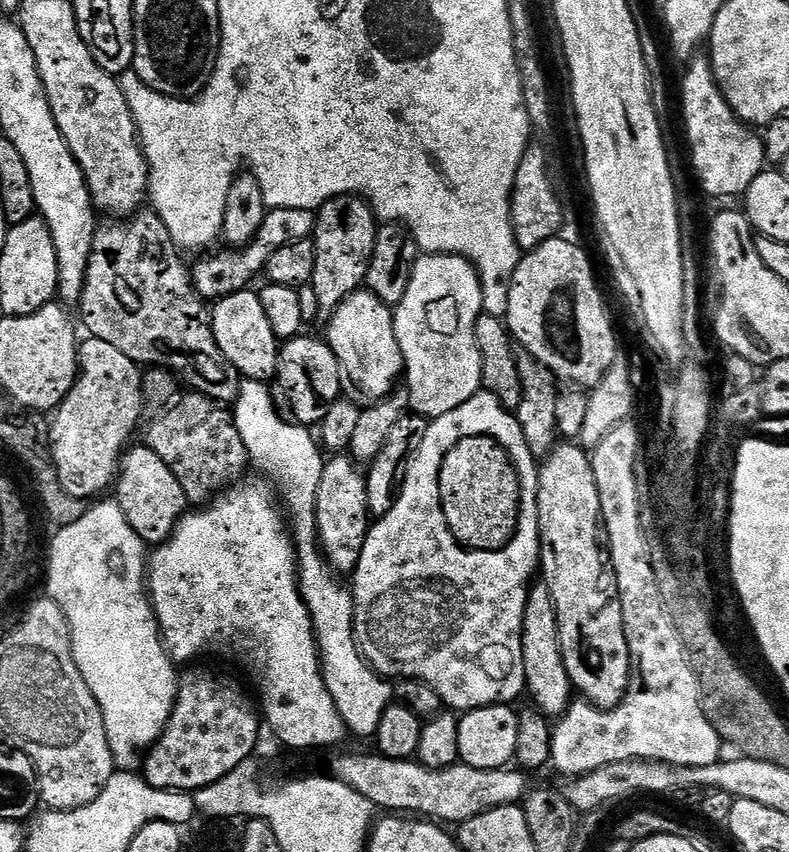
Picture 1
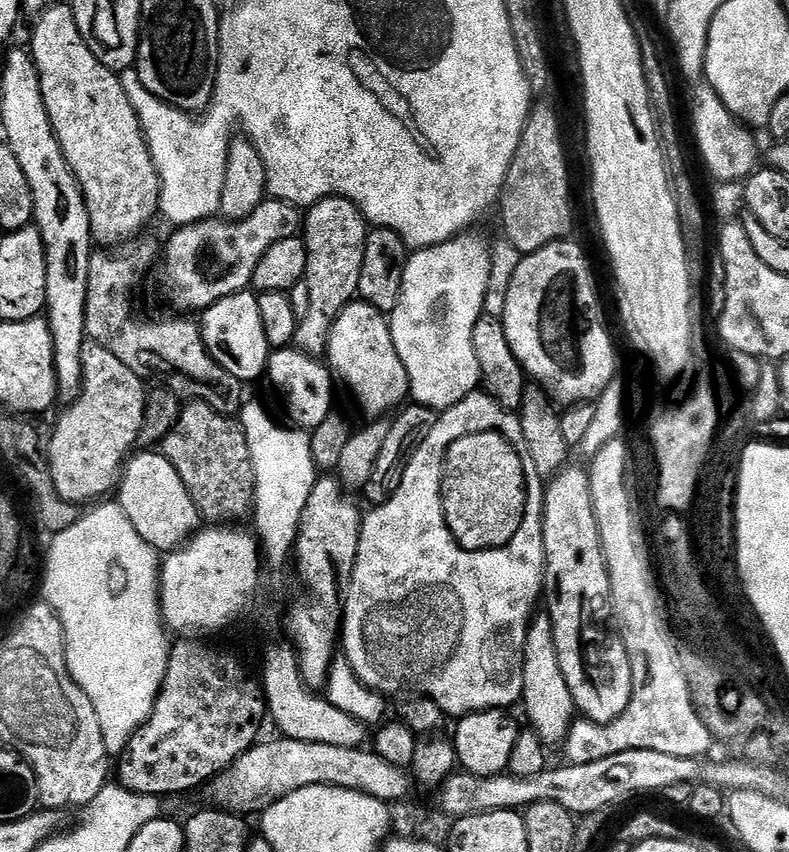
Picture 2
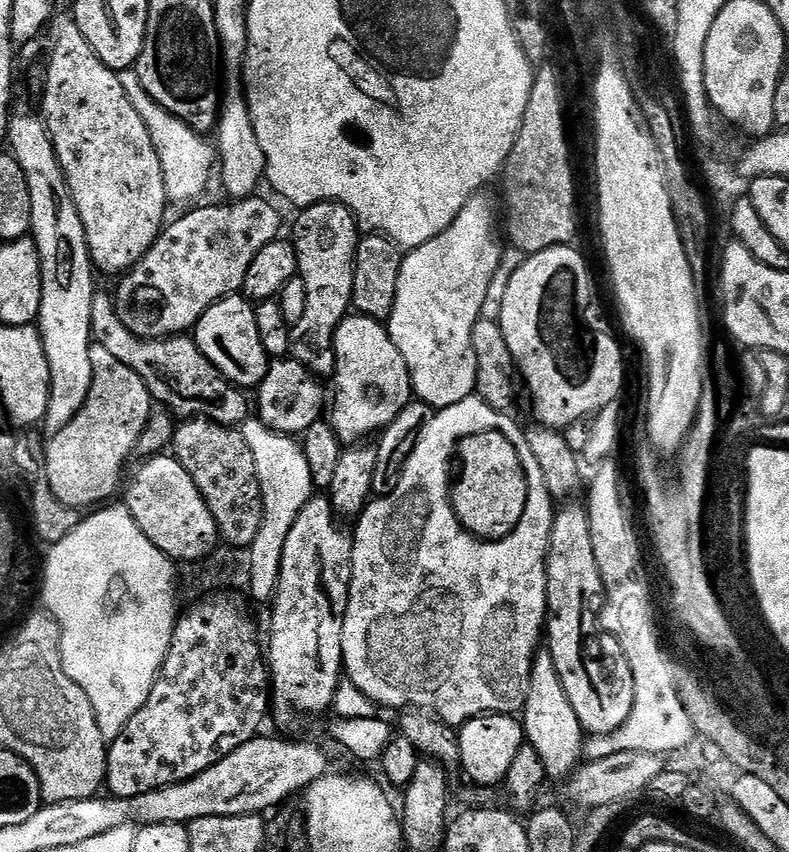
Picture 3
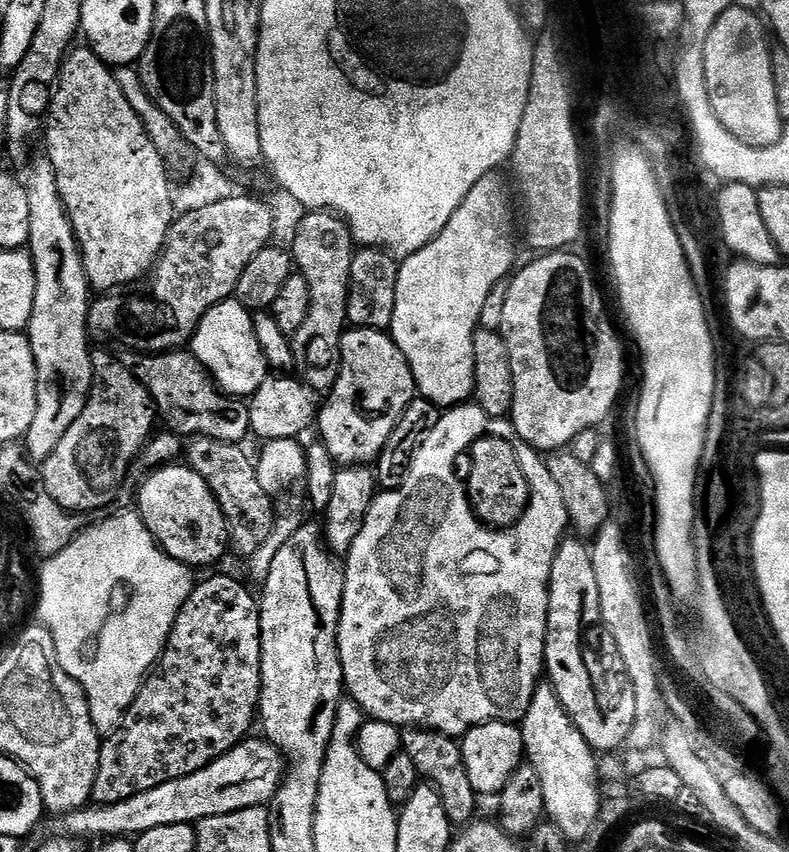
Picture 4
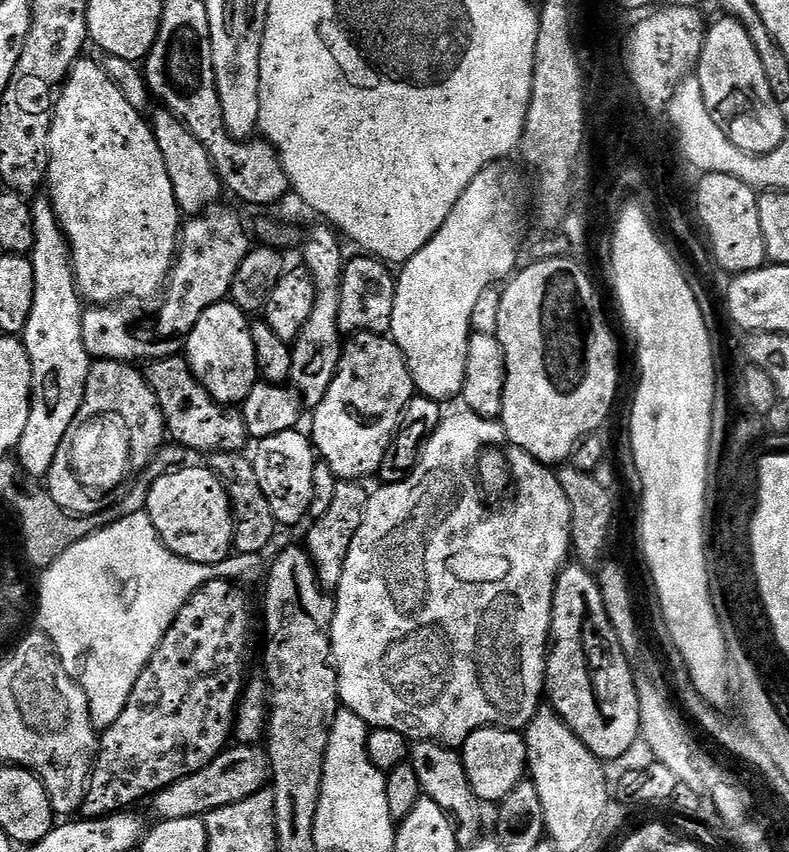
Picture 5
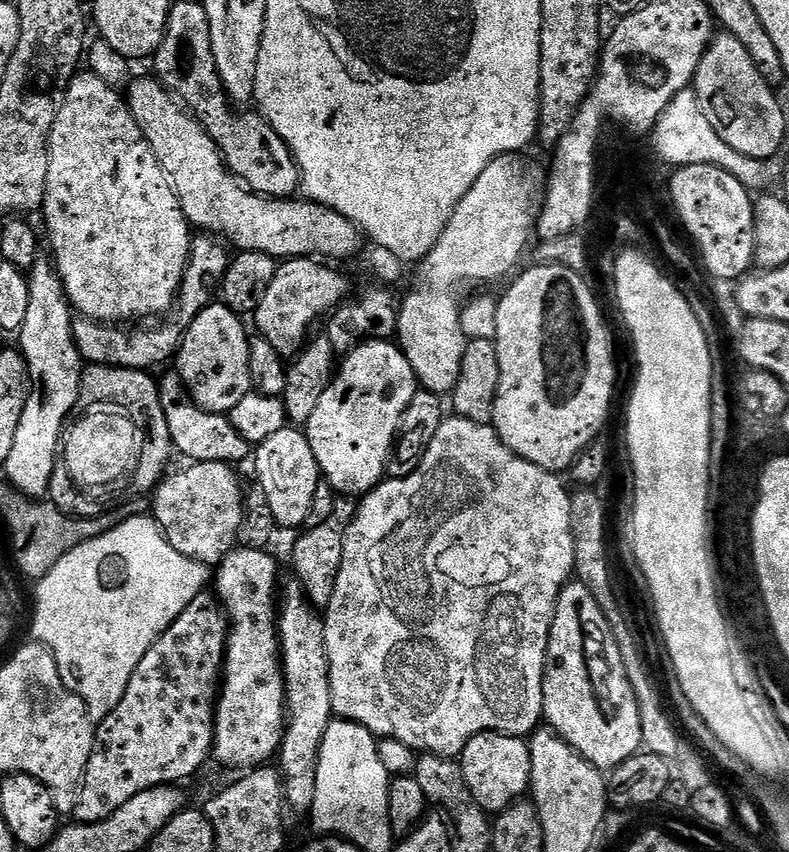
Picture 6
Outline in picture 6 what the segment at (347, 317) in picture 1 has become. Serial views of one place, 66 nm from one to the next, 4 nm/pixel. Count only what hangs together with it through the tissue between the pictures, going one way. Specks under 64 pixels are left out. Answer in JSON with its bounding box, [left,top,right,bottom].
[306,340,418,498]

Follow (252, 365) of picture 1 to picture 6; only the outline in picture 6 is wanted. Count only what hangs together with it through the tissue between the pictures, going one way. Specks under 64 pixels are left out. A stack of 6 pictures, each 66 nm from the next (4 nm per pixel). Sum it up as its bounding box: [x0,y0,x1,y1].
[174,302,253,414]

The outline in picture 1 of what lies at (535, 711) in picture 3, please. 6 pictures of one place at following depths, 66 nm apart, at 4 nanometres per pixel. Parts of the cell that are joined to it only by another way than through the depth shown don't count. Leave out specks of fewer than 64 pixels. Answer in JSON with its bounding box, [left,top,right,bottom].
[522,582,574,718]

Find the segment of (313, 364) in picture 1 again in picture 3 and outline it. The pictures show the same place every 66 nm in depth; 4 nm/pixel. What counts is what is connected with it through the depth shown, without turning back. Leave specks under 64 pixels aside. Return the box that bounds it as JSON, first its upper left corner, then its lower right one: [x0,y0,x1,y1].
[254,358,326,437]

